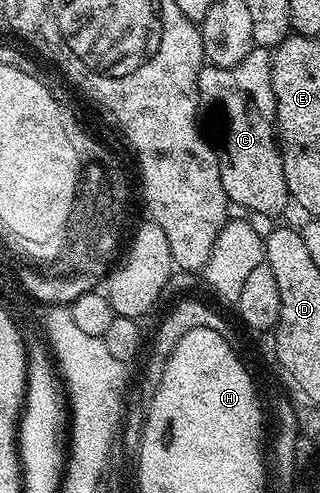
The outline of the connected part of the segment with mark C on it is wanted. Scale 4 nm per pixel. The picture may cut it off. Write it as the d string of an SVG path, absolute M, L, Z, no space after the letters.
M255 46L236 66L204 66L198 75L200 124L218 153L220 182L226 199L231 205L239 204L258 216L278 216L292 204L276 135L278 111L270 77L270 57L267 49Z

